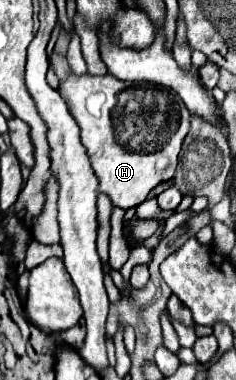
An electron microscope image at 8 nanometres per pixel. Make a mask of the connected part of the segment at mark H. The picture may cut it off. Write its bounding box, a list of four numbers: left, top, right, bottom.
[59,71,191,209]

